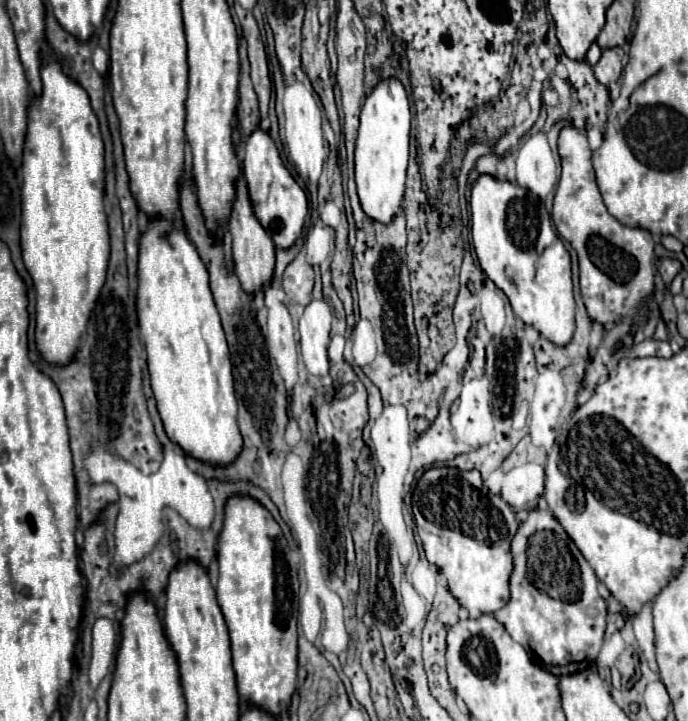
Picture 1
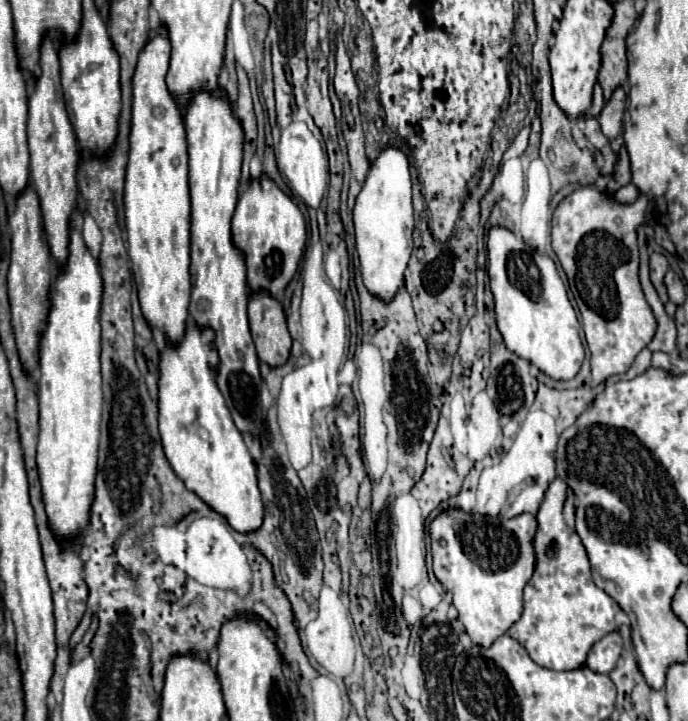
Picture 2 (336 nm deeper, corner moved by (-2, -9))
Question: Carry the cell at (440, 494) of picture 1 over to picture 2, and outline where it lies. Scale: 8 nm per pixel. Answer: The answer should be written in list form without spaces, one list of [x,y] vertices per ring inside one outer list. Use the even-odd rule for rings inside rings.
[[[445,510],[431,522],[433,572],[453,596],[459,622],[465,626],[473,644],[483,648],[505,634],[523,612],[523,586],[535,568],[533,536],[537,530],[535,514],[519,514],[511,520],[493,518],[491,524],[477,526],[463,510]]]

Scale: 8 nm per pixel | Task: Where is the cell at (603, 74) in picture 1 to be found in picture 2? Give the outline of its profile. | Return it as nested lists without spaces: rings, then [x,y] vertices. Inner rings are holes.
[[[617,88],[611,96],[611,100],[605,104],[603,112],[599,114],[599,124],[601,124],[601,130],[603,134],[609,138],[609,140],[615,140],[621,130],[623,130],[623,116],[625,116],[625,100],[627,100],[627,94],[623,88]]]

